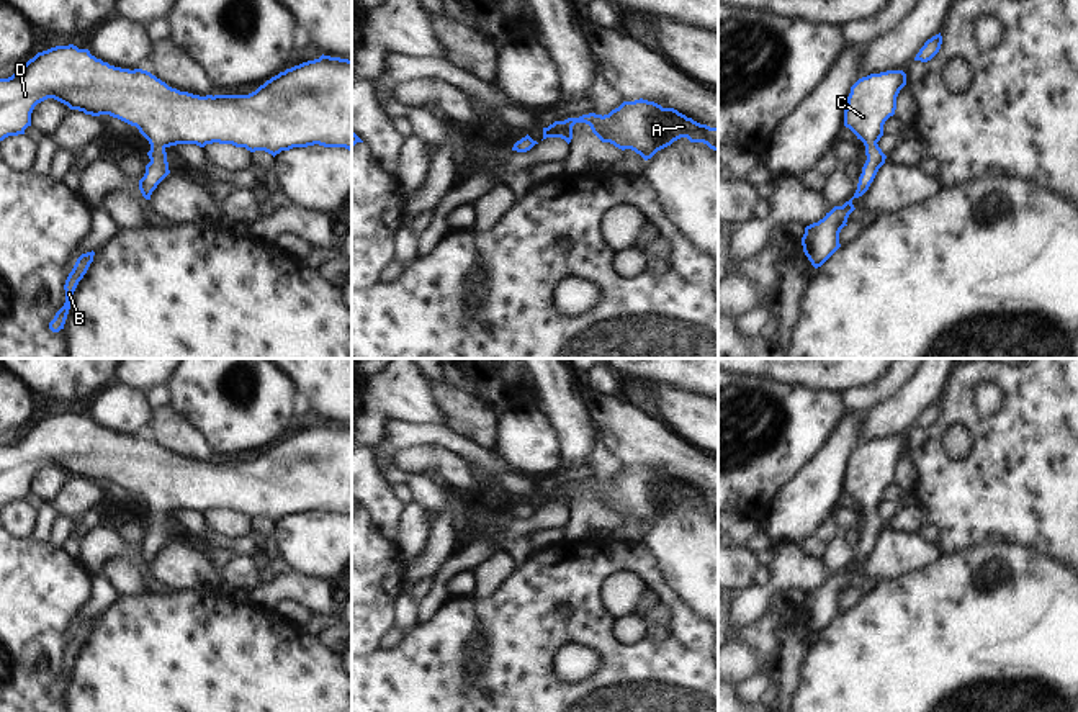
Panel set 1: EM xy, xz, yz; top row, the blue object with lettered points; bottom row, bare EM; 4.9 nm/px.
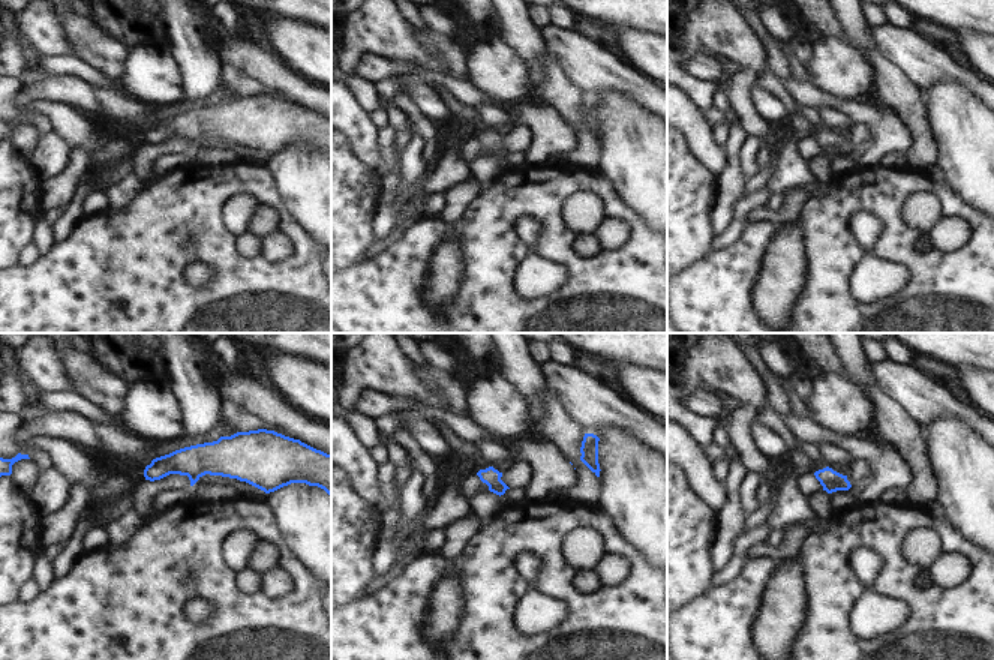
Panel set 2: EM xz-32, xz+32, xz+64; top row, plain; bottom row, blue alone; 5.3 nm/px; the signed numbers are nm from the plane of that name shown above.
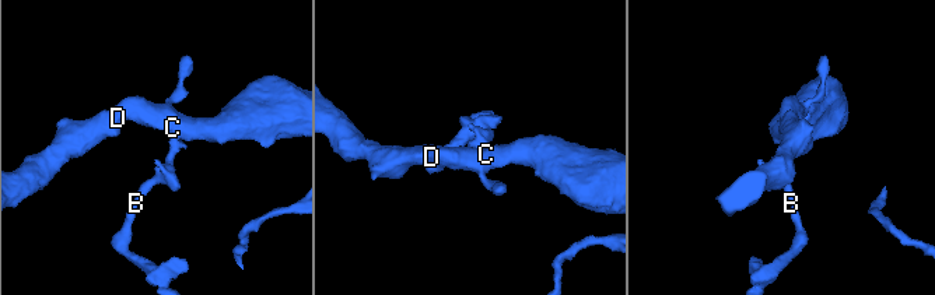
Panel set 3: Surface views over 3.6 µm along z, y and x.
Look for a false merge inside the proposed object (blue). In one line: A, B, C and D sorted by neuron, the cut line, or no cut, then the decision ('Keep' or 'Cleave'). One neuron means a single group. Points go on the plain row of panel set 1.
Groups: A B C D. No split. Keep.

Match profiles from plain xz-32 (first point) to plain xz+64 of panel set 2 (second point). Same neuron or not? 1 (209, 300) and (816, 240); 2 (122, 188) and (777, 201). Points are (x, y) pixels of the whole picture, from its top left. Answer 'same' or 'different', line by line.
1: same
2: different

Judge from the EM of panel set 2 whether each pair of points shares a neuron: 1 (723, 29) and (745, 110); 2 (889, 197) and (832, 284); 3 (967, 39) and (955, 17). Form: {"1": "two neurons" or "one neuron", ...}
{"1": "one neuron", "2": "one neuron", "3": "two neurons"}

